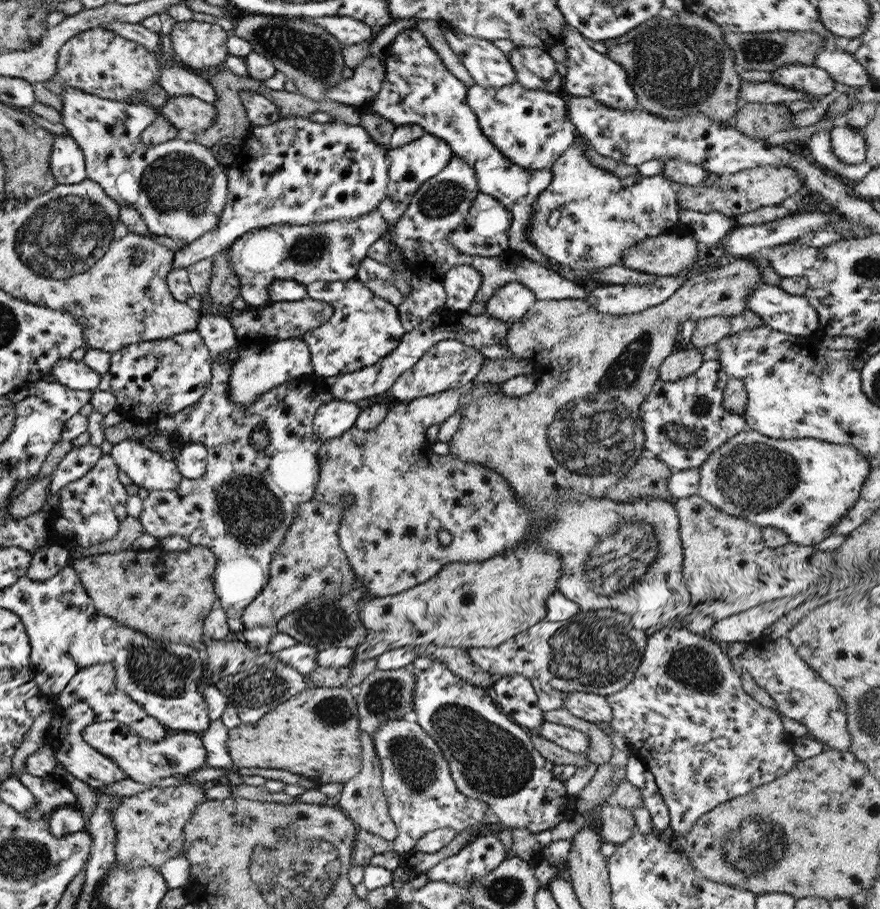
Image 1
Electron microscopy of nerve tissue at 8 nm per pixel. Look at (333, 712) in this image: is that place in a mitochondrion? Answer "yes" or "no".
yes

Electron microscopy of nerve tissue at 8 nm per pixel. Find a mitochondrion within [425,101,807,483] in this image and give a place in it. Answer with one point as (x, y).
(589, 437)

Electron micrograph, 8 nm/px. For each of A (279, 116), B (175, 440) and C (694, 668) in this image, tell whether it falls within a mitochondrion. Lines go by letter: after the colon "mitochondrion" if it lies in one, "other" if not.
A: other
B: other
C: mitochondrion

